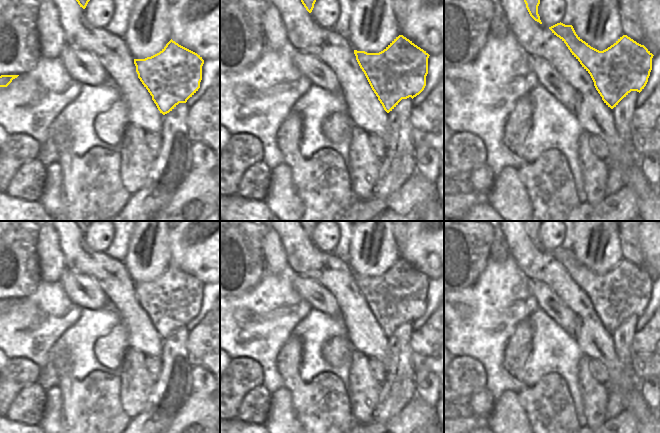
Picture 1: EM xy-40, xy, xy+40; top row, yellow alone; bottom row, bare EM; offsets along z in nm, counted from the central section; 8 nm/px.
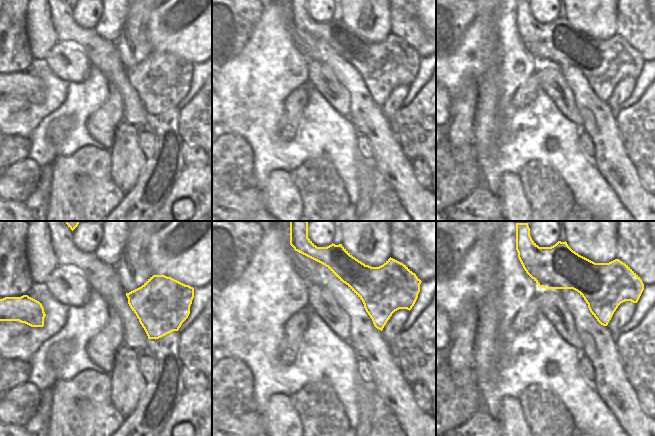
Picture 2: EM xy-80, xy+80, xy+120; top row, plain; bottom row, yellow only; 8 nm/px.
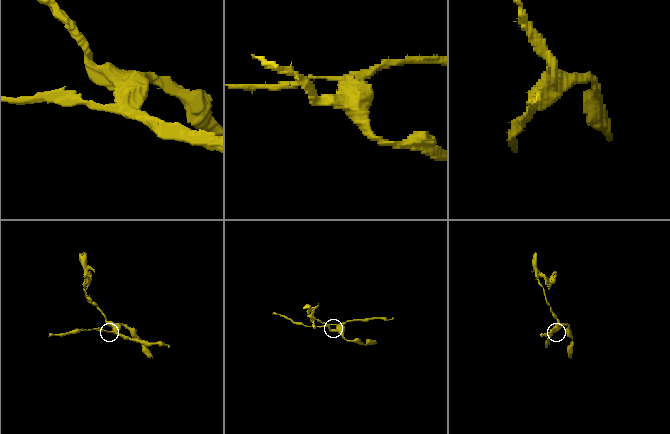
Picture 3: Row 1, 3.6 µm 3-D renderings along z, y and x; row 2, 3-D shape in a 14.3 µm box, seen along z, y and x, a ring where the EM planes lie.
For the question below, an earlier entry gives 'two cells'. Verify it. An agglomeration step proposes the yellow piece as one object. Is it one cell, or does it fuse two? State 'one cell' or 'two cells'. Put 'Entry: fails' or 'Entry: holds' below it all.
two cells
Entry: holds

